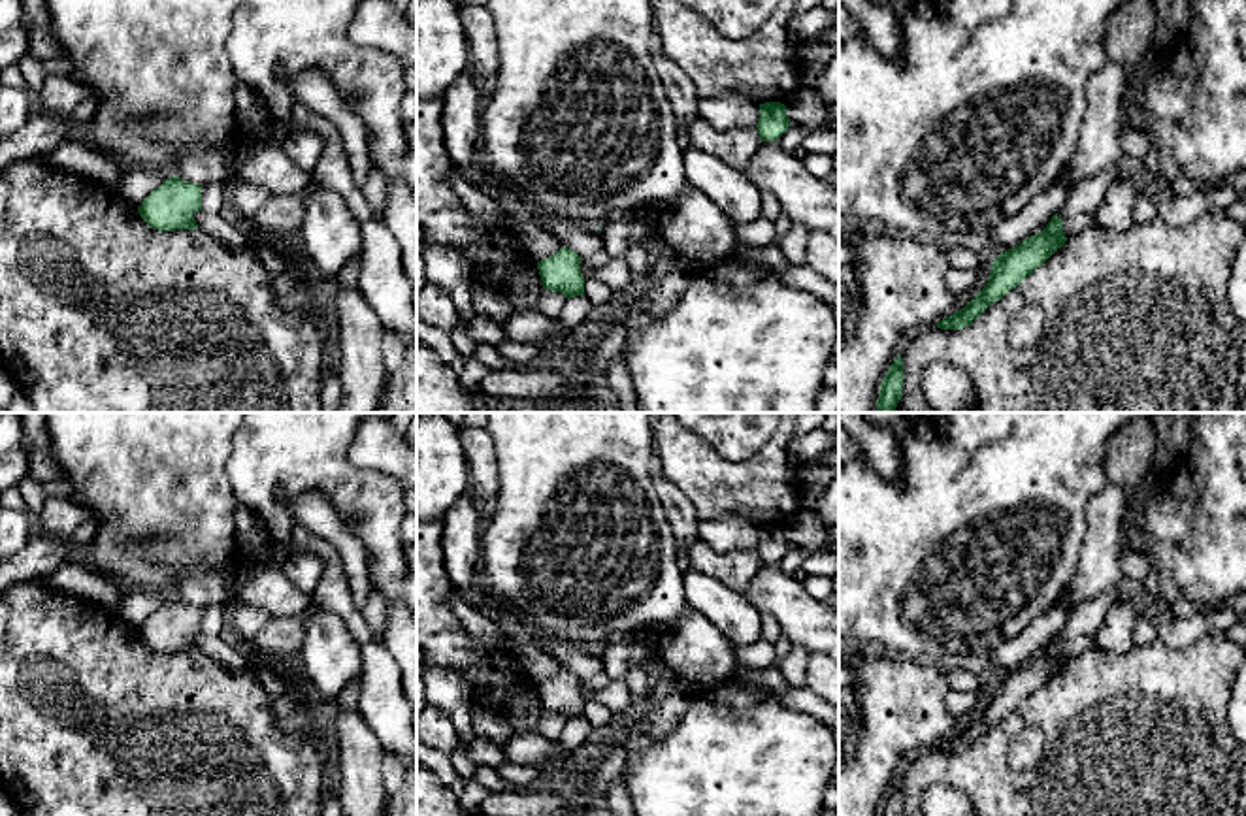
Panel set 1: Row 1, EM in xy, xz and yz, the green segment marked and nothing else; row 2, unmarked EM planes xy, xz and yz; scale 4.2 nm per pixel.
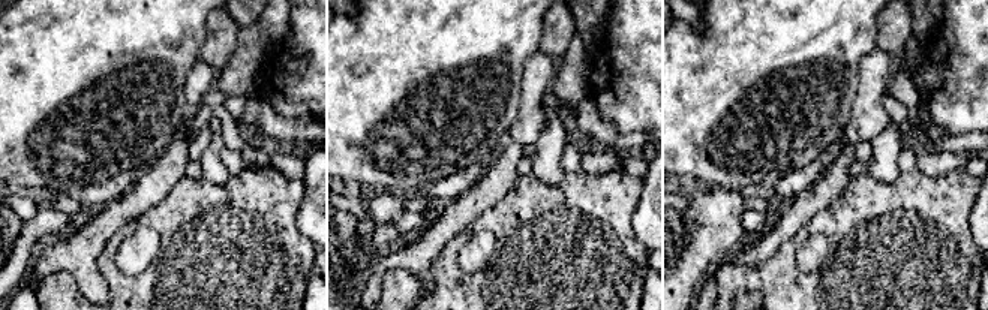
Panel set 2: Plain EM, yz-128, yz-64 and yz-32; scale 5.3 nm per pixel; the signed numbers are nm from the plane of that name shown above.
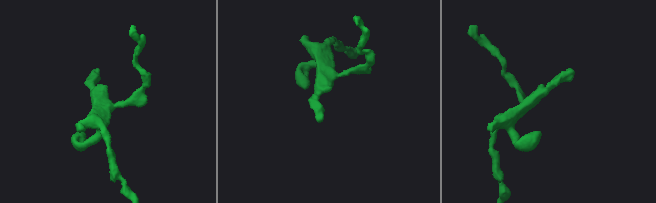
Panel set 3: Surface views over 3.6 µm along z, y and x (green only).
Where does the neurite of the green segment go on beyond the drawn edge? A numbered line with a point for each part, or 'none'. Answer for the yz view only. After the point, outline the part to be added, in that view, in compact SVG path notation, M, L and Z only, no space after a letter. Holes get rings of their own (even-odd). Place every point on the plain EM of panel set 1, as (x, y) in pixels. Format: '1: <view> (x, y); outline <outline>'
none

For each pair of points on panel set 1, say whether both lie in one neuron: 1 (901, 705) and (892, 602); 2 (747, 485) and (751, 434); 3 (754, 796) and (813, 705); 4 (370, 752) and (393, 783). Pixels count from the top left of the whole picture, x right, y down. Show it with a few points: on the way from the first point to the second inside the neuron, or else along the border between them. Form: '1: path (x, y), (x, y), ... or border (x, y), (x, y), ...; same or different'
1: border (875, 647), (915, 660), (935, 660), (941, 664); different
2: border (773, 432), (743, 460), (726, 460), (707, 443); different
3: border (775, 692), (785, 705), (809, 713), (819, 720); different
4: border (383, 750), (381, 783), (387, 796); different

